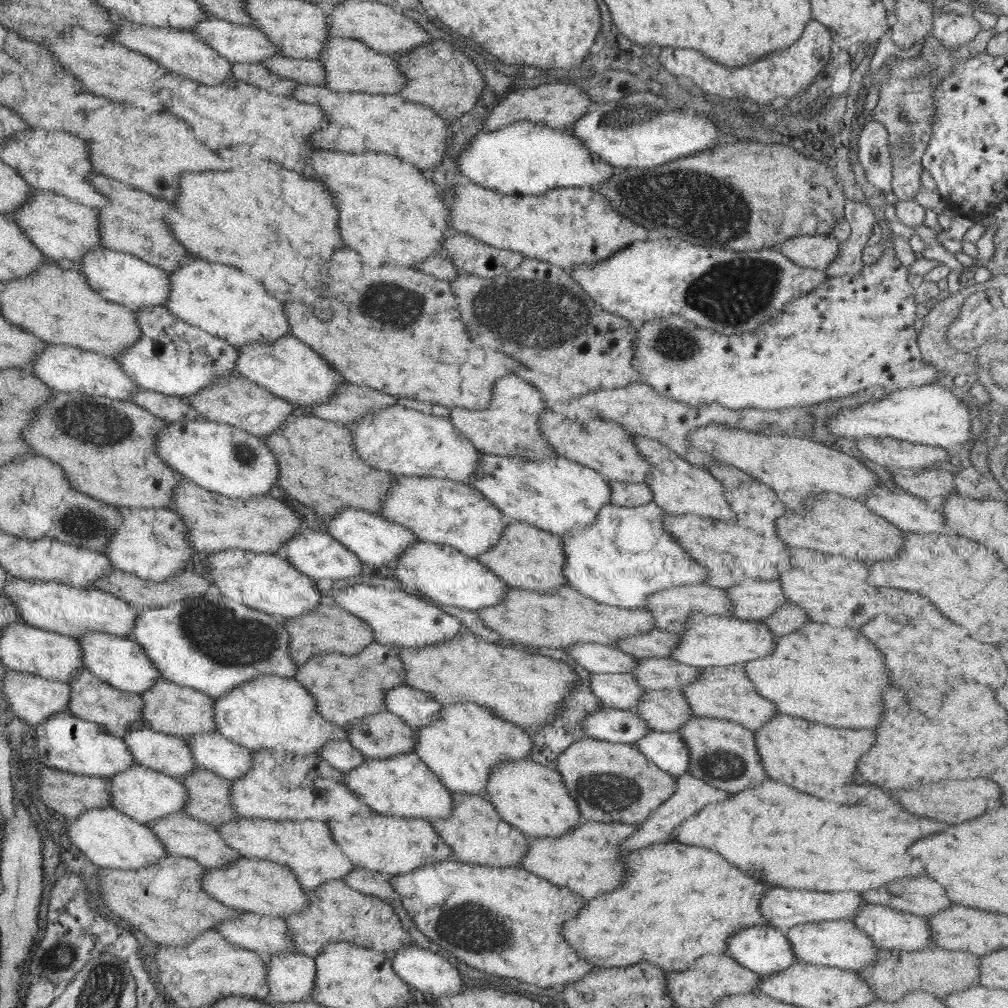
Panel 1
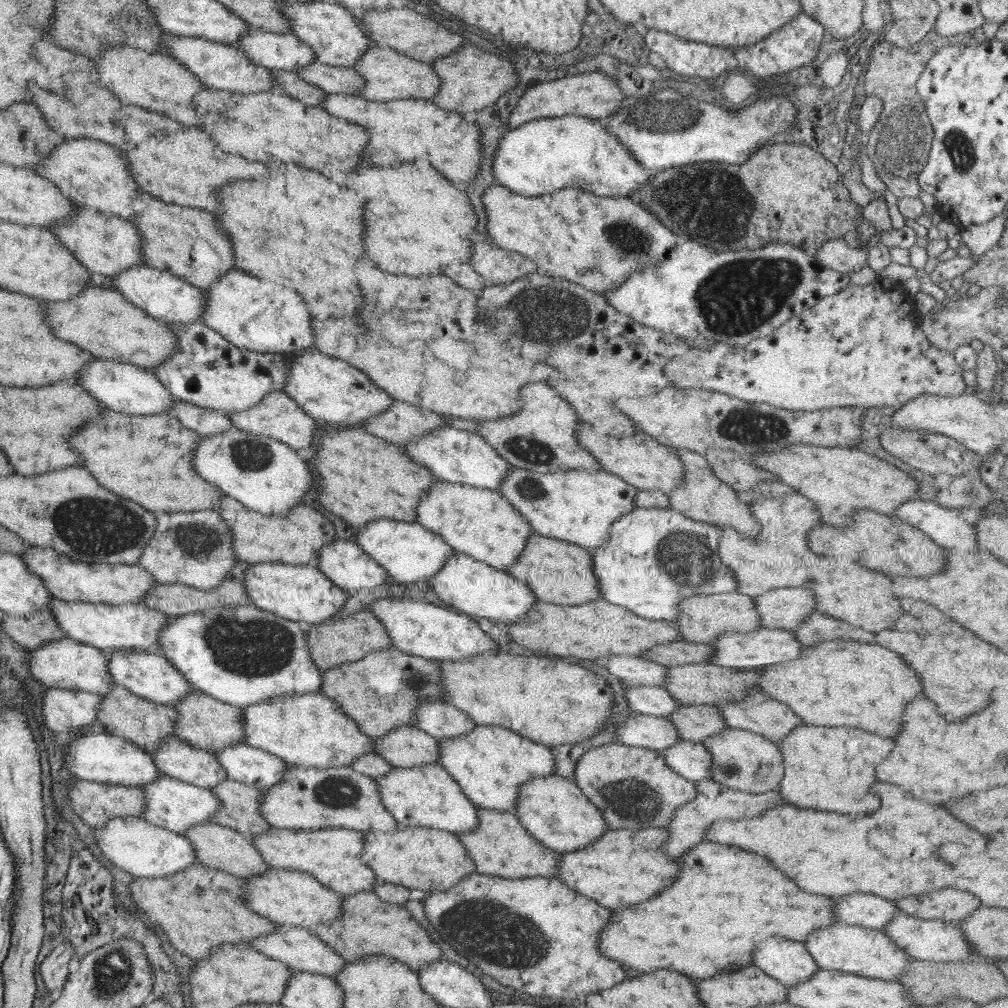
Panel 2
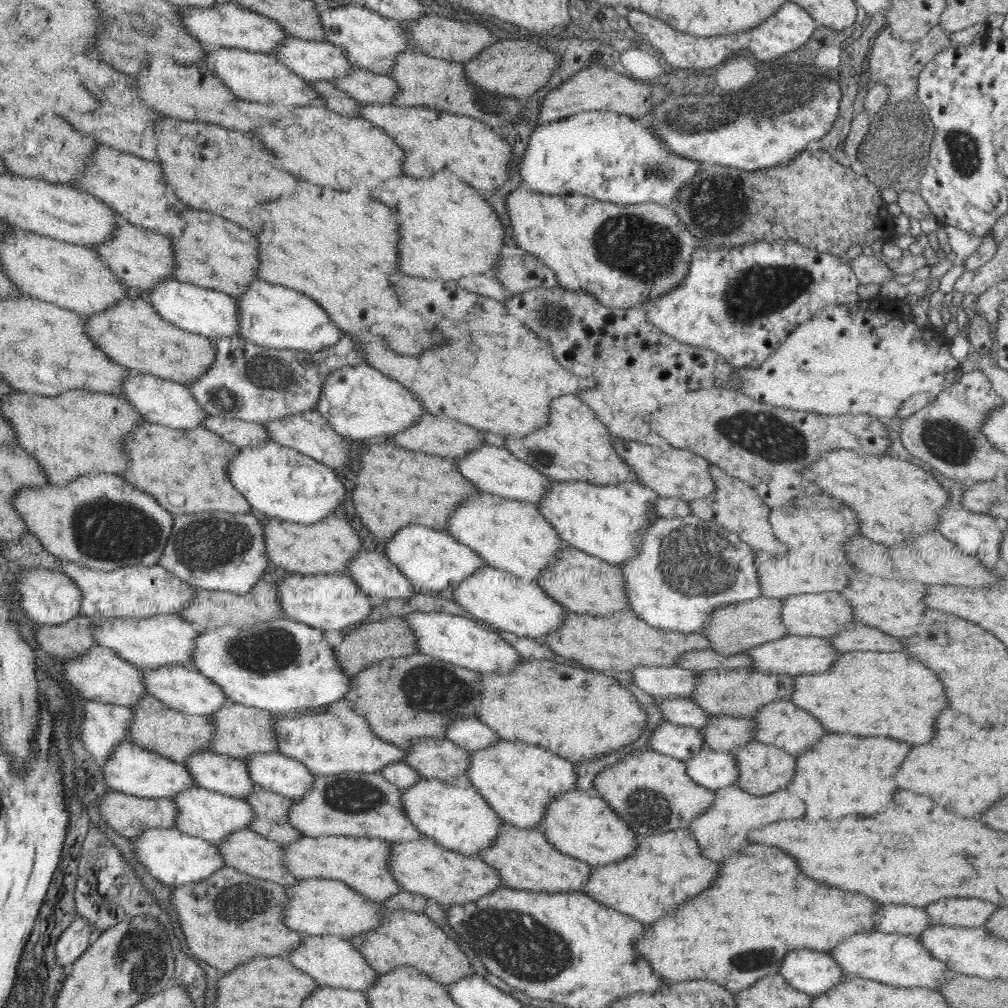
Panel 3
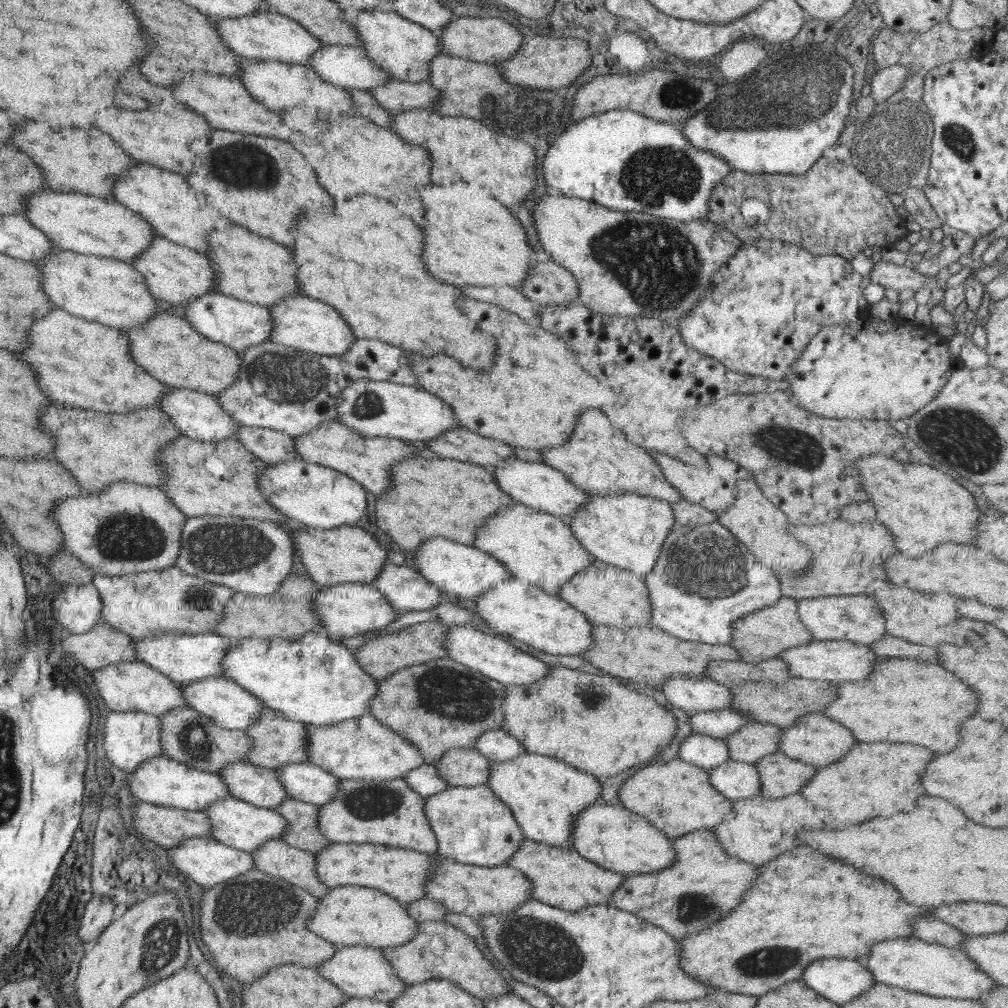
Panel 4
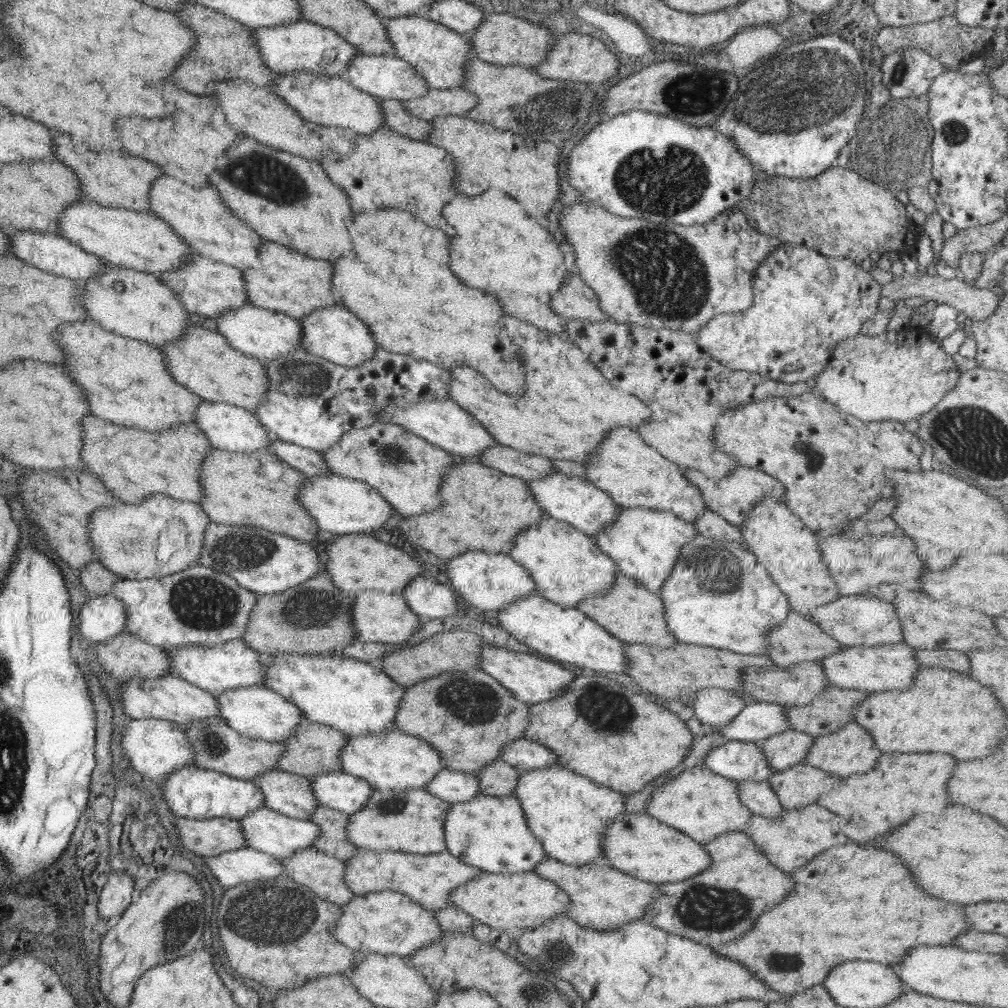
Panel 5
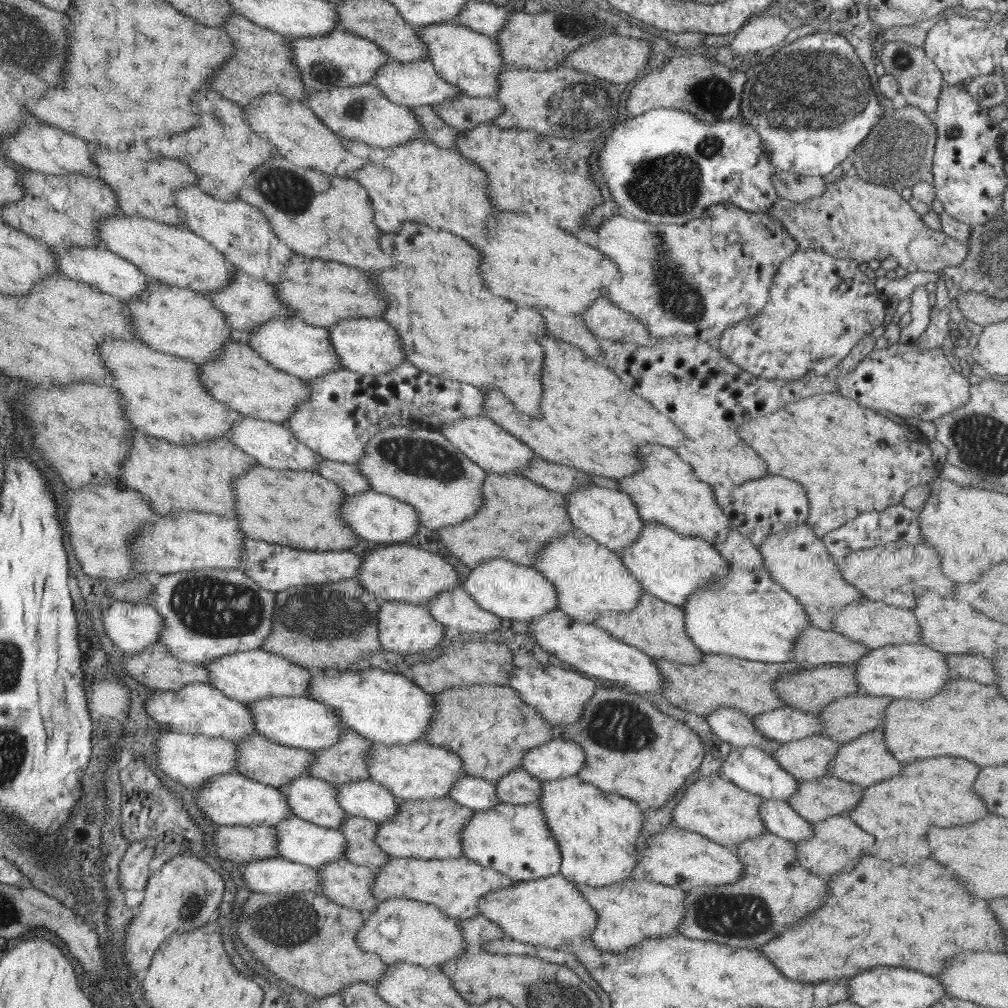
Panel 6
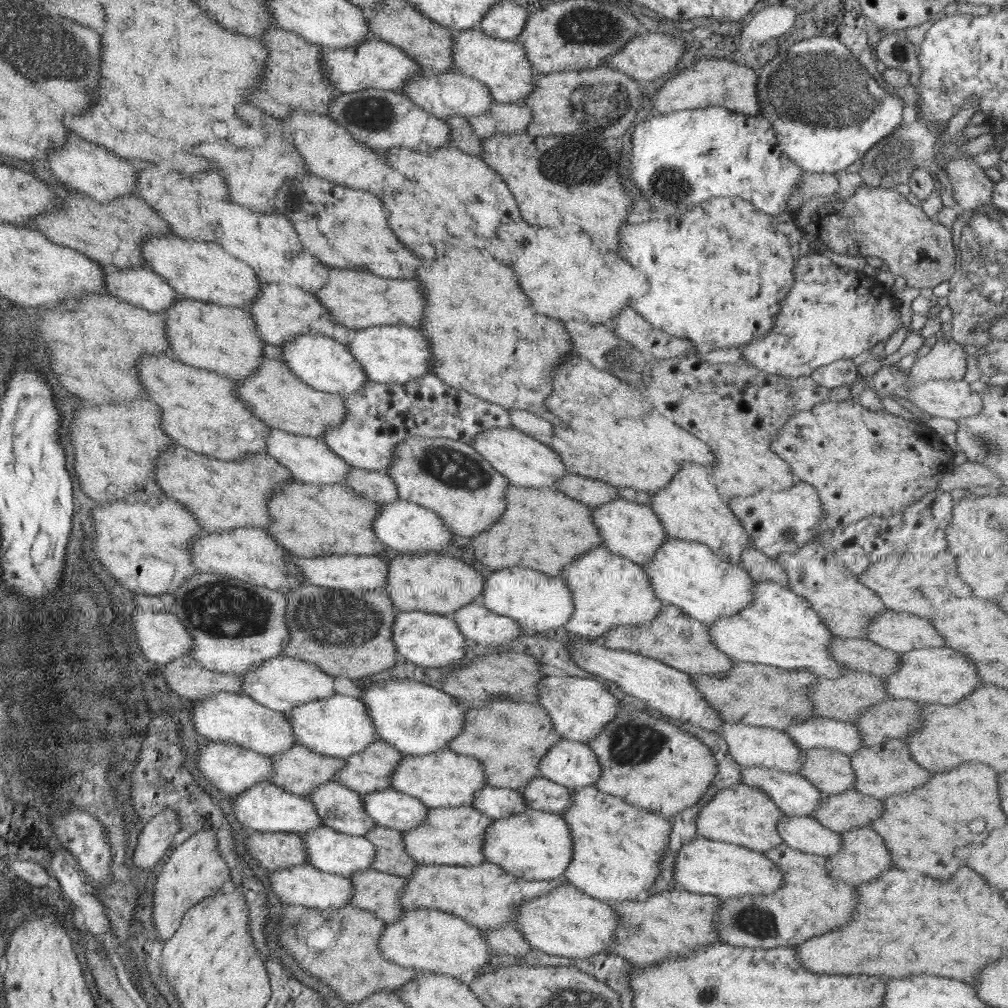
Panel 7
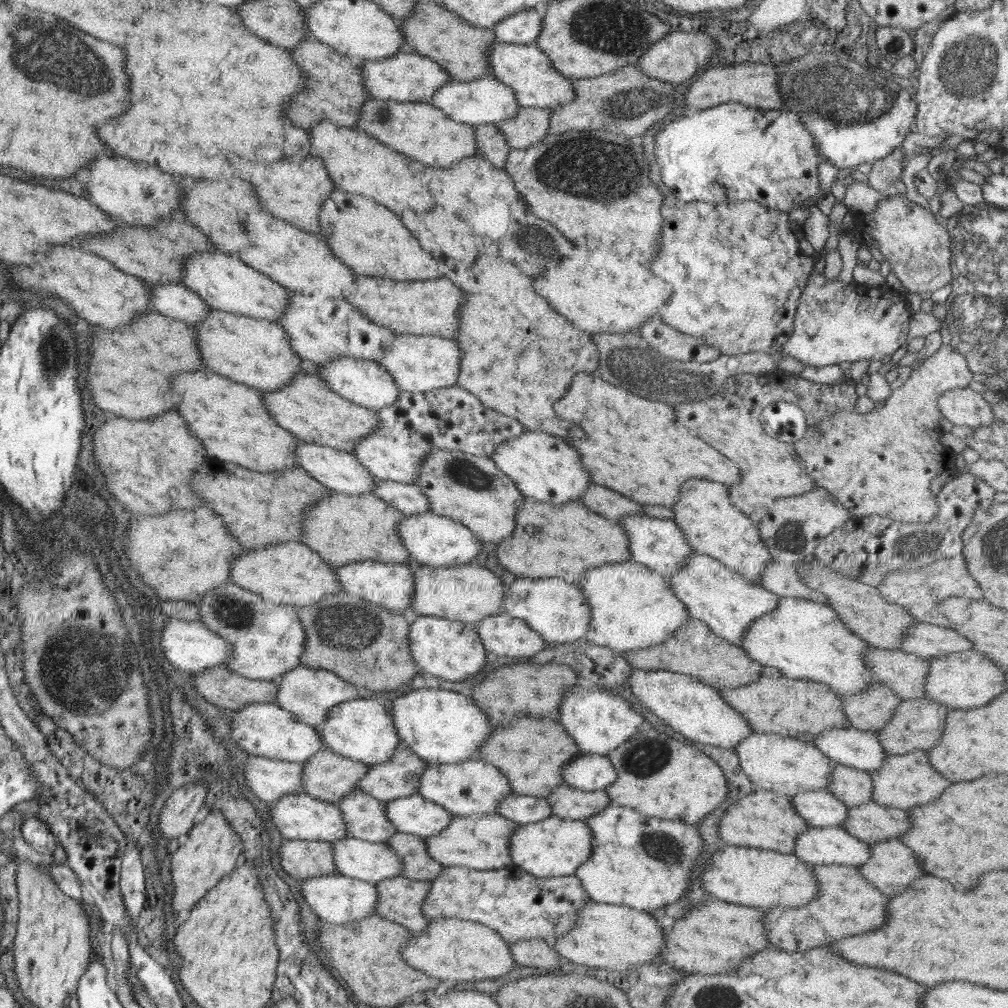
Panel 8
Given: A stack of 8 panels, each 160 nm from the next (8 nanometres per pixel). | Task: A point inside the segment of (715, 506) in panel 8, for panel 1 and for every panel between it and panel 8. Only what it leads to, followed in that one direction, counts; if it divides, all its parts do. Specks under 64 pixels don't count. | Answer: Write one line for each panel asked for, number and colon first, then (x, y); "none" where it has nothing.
1: (509, 427)
2: (542, 436)
3: (575, 445)
4: (597, 458)
5: (632, 472)
6: (666, 490)
7: (690, 507)

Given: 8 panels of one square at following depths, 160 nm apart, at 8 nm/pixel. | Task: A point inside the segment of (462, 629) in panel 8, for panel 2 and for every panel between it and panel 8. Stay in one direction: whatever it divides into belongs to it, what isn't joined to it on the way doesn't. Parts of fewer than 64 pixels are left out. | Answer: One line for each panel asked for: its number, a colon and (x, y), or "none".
2: (302, 592)
3: (327, 602)
4: (348, 610)
5: (377, 617)
6: (405, 629)
7: (429, 640)

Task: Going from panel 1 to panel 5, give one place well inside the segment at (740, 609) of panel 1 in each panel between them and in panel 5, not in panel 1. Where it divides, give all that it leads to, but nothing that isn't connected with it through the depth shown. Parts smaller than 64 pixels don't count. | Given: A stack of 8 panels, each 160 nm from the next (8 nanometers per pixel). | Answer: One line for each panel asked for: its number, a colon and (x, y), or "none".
2: (786, 608)
3: (825, 614)
4: (858, 618)
5: (855, 620)

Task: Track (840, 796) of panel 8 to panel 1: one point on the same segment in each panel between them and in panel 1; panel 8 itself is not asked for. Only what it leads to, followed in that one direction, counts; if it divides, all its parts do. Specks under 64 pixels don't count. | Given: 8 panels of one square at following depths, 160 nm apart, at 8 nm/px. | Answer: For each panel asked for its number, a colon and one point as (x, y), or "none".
1: (667, 710)
2: (696, 722)
3: (723, 733)
4: (754, 741)
5: (781, 751)
6: (809, 758)
7: (831, 771)

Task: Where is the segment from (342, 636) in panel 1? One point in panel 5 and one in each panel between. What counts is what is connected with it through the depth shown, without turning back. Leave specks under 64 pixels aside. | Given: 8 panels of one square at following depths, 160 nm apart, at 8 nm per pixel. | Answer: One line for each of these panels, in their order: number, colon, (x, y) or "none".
2: (349, 639)
3: (371, 642)
4: (382, 654)
5: (455, 649)

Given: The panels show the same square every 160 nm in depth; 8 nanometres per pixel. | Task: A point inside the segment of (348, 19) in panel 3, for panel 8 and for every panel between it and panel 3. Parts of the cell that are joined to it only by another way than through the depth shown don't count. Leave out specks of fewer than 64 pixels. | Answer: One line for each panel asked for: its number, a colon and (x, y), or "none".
4: (405, 49)
5: (439, 54)
6: (472, 61)
7: (502, 65)
8: (525, 68)

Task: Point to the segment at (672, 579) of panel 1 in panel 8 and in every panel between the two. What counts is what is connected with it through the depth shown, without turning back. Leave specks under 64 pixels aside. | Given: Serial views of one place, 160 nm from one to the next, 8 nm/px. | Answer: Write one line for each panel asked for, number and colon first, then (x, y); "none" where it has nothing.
2: (656, 557)
3: (685, 568)
4: (705, 578)
5: (718, 595)
6: (747, 615)
7: (779, 628)
8: (806, 639)

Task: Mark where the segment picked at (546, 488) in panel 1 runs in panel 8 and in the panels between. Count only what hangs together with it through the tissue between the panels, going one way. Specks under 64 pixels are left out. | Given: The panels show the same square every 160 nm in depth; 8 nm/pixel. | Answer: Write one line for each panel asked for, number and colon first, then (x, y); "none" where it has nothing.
2: (577, 506)
3: (604, 521)
4: (628, 531)
5: (645, 544)
6: (669, 566)
7: (688, 575)
8: (727, 604)

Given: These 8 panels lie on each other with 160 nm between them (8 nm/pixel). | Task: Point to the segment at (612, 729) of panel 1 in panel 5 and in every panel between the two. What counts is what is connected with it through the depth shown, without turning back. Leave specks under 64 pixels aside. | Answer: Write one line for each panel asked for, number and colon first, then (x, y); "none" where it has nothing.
2: (654, 733)
3: (682, 742)
4: (701, 750)
5: (736, 760)

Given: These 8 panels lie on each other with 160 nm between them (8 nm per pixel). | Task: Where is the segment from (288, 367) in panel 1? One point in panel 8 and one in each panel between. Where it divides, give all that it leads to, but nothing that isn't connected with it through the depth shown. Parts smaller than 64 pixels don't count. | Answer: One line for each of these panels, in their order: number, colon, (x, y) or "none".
2: (332, 391)
3: (361, 403)
4: (372, 408)
5: (441, 421)
6: (496, 450)
7: (524, 461)
8: (545, 467)

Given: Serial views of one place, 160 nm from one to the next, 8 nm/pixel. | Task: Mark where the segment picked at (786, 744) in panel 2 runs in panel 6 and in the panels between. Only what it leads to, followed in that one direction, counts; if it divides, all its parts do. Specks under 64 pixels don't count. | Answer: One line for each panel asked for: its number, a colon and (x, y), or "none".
3: (842, 774)
4: (891, 782)
5: (900, 786)
6: (898, 811)

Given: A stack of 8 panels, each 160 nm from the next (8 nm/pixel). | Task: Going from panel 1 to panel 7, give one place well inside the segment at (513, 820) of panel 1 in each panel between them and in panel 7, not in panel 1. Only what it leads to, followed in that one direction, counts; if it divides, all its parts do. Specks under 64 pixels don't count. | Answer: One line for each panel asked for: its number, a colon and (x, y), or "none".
2: (552, 808)
3: (579, 824)
4: (615, 838)
5: (640, 845)
6: (675, 857)
7: (703, 866)

